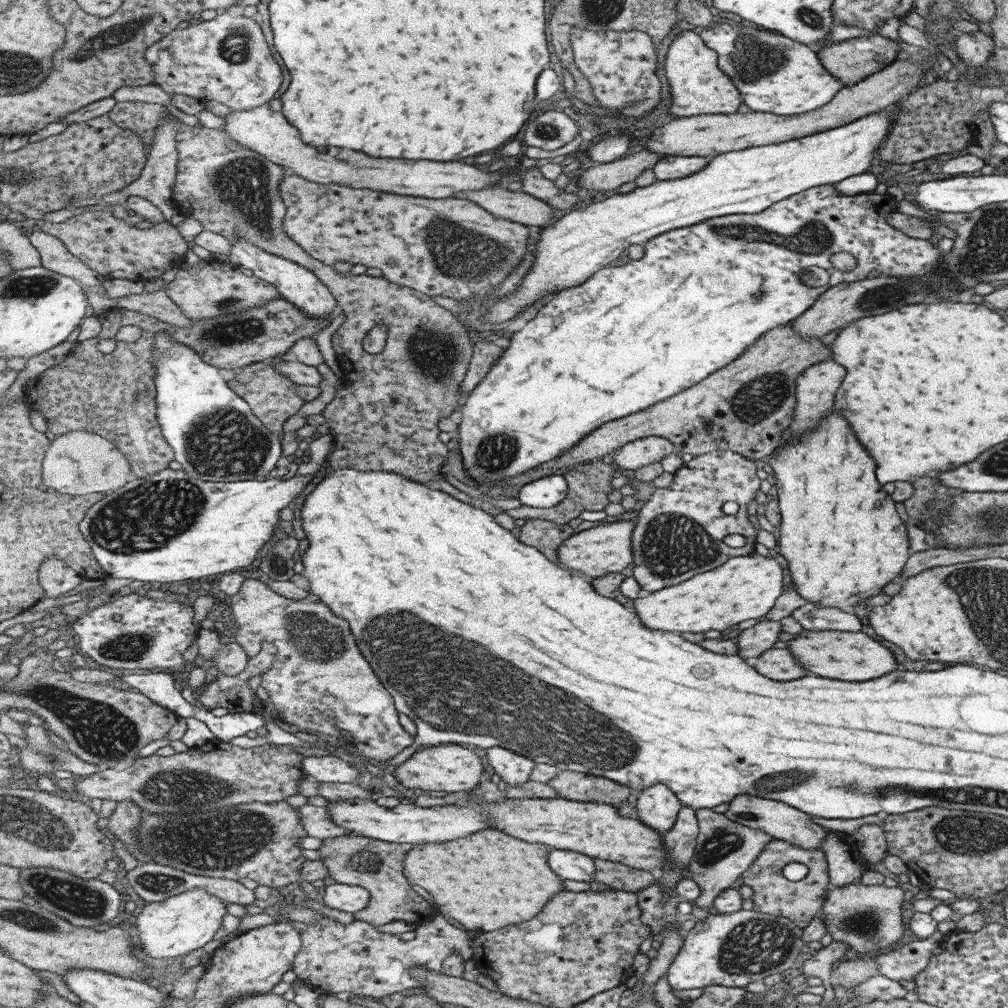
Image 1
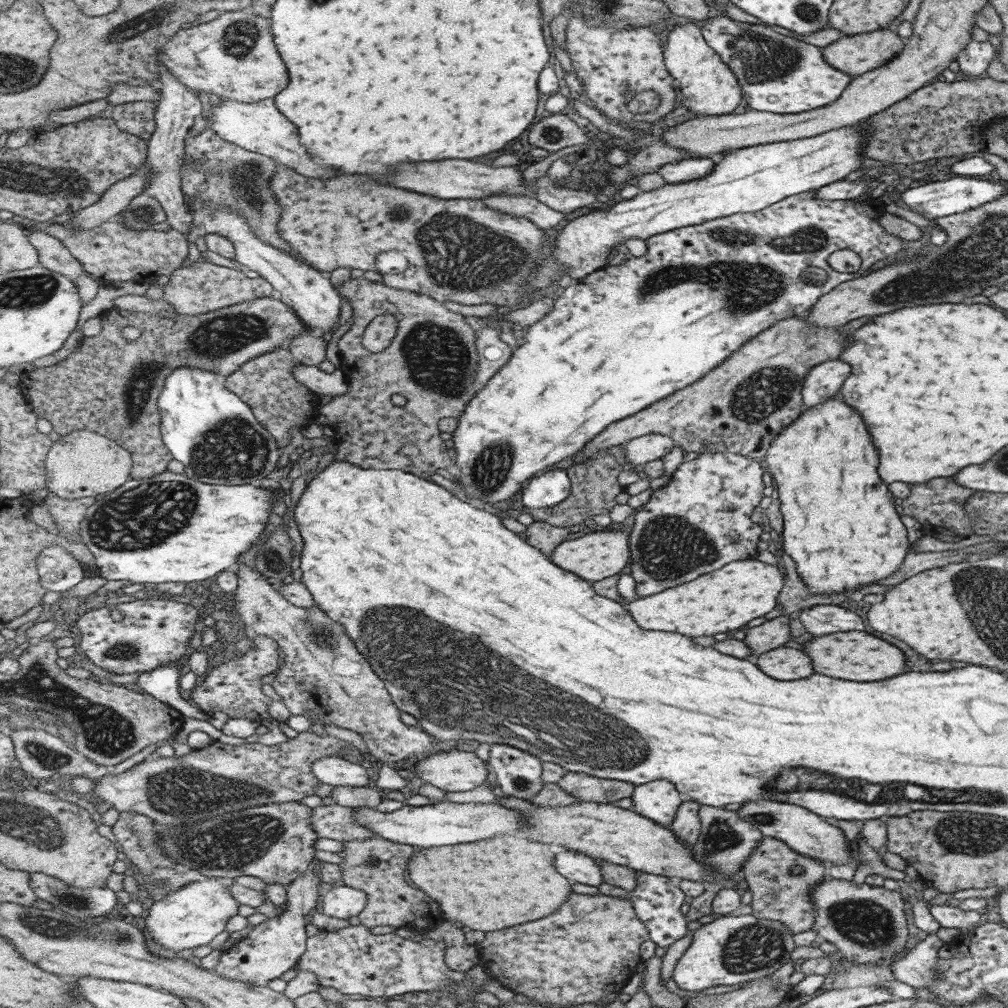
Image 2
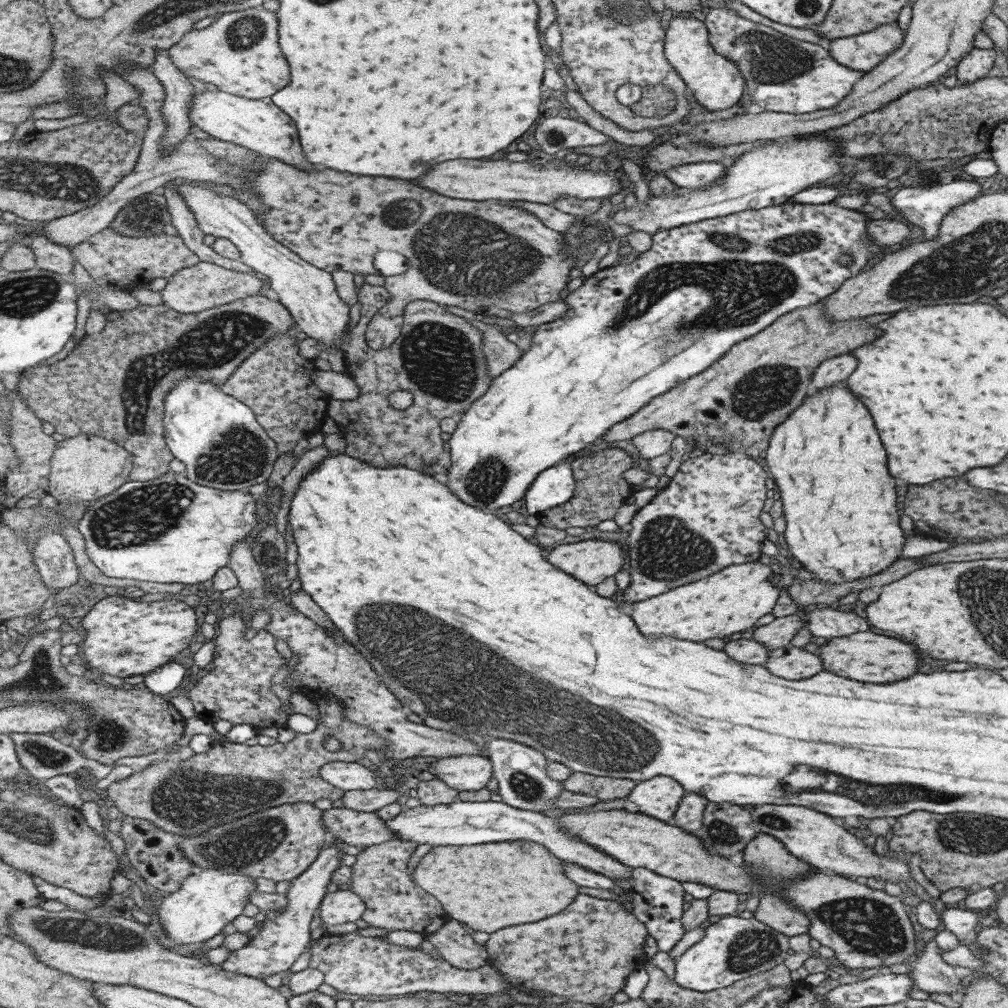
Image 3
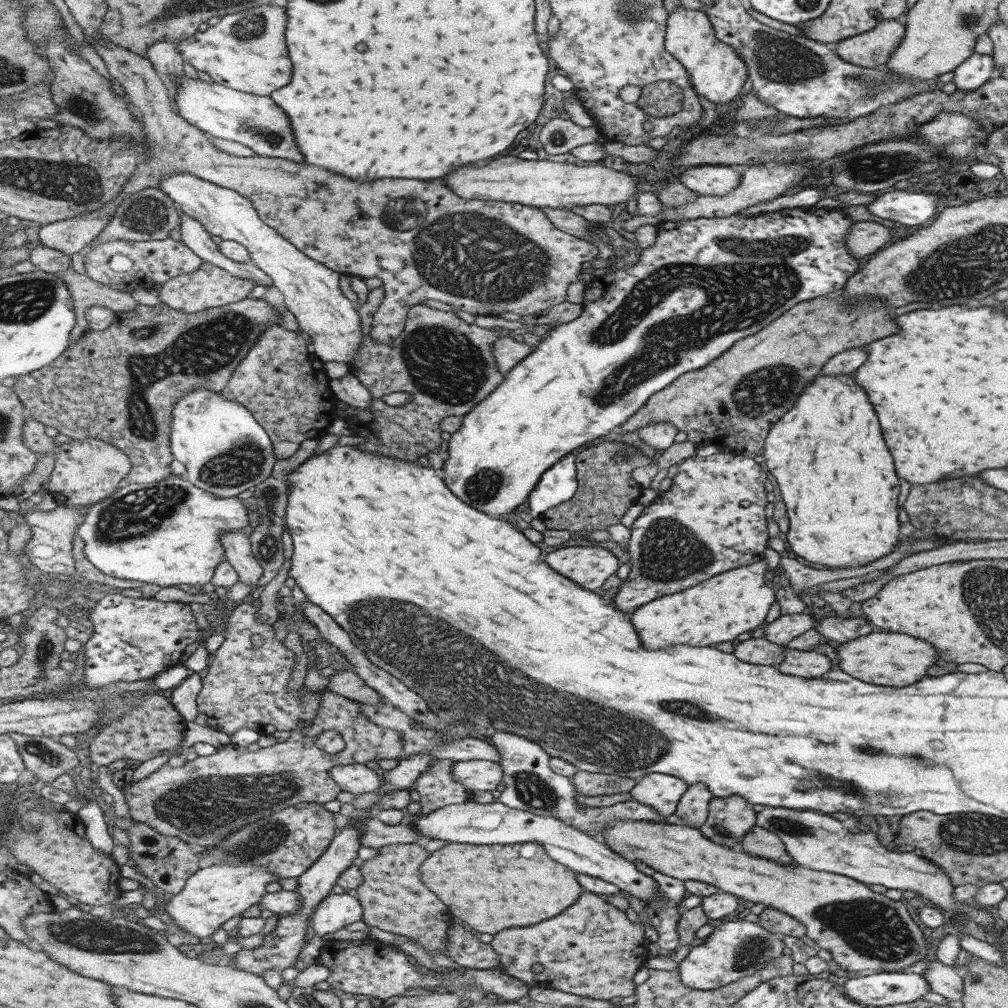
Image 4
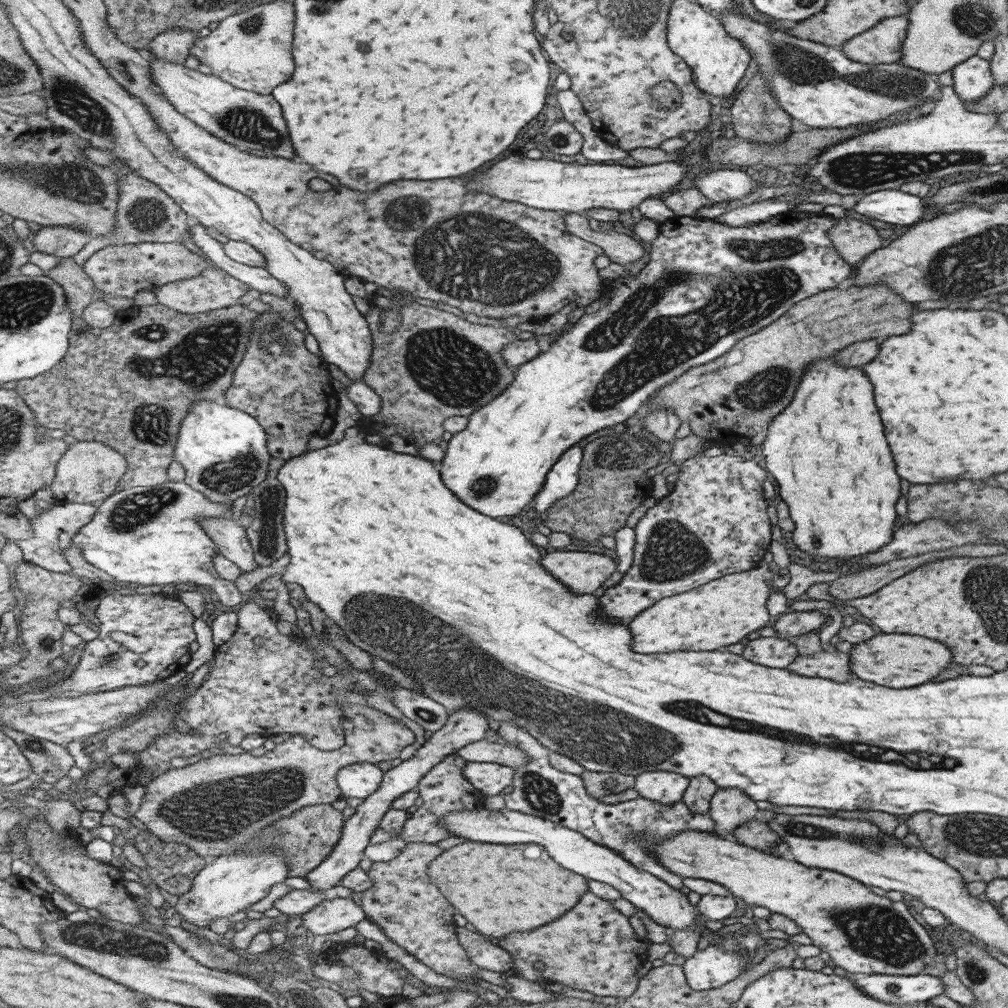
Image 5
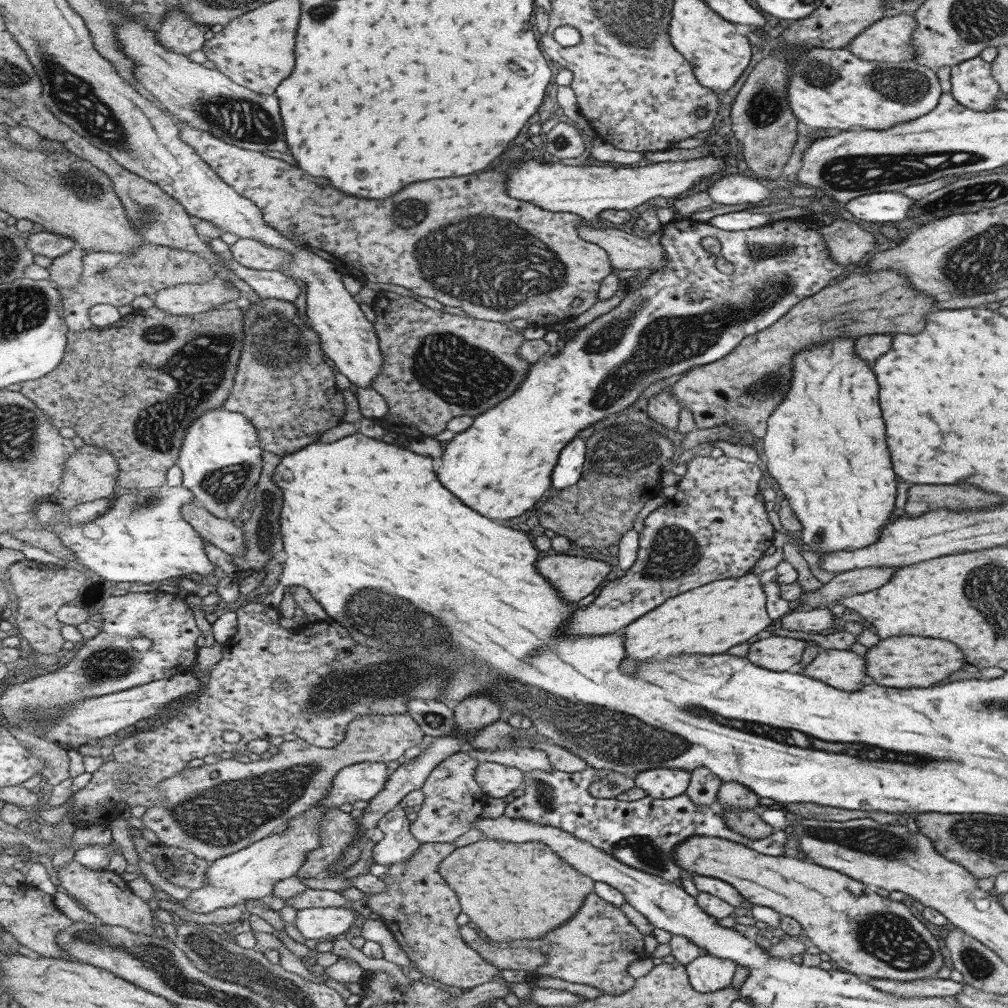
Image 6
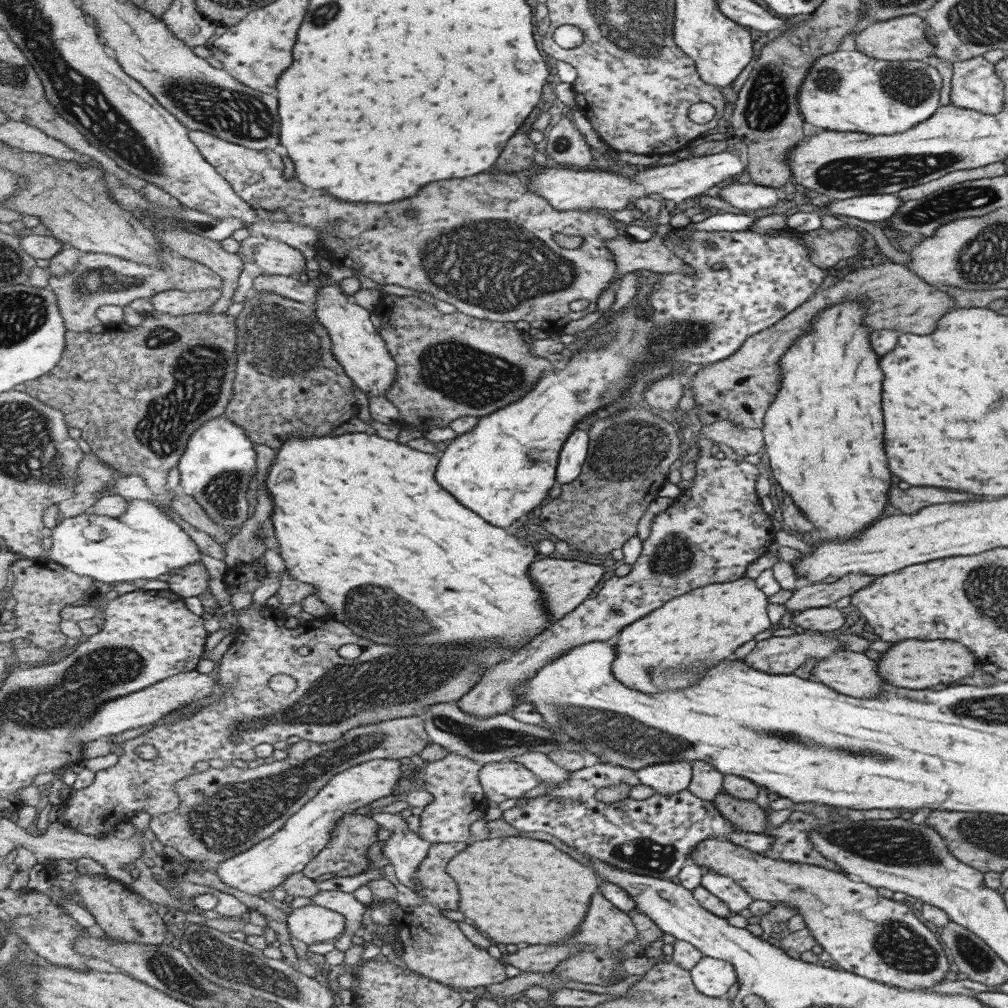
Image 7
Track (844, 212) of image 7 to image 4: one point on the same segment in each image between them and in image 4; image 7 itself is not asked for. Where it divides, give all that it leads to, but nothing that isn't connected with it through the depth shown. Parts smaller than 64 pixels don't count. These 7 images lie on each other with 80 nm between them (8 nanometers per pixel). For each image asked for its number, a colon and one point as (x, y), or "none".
4: (916, 209)
5: (894, 207)
6: (882, 207)

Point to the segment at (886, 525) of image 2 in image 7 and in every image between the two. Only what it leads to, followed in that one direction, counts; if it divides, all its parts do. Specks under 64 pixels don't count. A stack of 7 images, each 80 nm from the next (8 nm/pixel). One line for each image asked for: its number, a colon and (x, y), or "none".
3: (841, 524)
4: (839, 489)
5: (837, 480)
6: (837, 479)
7: (822, 433)

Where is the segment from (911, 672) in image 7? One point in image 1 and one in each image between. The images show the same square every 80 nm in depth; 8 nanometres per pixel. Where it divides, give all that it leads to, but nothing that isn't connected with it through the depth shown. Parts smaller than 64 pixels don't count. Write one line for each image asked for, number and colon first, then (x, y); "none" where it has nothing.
1: (852, 656)
2: (853, 655)
3: (865, 656)
4: (884, 659)
5: (893, 660)
6: (899, 661)

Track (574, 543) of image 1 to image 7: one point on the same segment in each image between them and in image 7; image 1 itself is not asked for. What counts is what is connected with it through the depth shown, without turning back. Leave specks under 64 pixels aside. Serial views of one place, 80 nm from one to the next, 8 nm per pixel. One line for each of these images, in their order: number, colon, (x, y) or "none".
2: (598, 555)
3: (593, 561)
4: (589, 566)
5: (583, 572)
6: (574, 577)
7: (565, 583)

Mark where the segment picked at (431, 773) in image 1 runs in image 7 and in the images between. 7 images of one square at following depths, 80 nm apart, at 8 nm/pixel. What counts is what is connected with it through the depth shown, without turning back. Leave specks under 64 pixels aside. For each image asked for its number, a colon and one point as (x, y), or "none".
2: (455, 771)
3: (464, 772)
4: (476, 775)
5: (490, 778)
6: (497, 780)
7: (502, 780)

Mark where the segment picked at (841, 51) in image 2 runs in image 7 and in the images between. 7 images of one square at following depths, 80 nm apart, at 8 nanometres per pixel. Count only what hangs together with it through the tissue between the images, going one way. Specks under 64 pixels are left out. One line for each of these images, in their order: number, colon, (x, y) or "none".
3: (862, 52)
4: (871, 48)
5: (881, 44)
6: (888, 39)
7: (903, 37)

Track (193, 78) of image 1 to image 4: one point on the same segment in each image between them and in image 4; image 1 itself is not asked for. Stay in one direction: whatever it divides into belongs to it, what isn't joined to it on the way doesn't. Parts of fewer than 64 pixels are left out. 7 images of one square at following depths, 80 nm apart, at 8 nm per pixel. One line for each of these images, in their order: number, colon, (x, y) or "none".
2: (233, 57)
3: (234, 54)
4: (248, 50)

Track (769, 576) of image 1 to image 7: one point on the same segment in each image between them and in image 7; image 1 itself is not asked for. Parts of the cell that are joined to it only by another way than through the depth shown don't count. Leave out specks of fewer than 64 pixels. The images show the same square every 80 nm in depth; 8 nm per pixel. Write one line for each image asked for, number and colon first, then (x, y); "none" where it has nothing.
2: (718, 602)
3: (731, 601)
4: (736, 601)
5: (722, 612)
6: (712, 619)
7: (652, 653)

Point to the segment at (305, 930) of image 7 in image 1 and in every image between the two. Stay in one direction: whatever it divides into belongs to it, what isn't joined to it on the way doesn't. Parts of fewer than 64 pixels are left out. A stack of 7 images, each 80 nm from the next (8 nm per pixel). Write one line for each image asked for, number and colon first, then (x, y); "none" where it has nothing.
1: (349, 898)
2: (341, 901)
3: (341, 906)
4: (336, 911)
5: (333, 915)
6: (330, 923)

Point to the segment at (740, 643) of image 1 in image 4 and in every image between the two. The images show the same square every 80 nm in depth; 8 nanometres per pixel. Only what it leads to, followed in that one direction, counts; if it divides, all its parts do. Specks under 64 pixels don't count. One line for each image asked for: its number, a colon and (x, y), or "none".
2: (773, 633)
3: (777, 634)
4: (779, 632)

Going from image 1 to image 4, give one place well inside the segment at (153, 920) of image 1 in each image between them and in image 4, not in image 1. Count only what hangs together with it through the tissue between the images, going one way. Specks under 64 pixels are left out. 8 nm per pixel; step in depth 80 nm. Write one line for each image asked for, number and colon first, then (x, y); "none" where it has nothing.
2: (191, 917)
3: (198, 911)
4: (213, 895)

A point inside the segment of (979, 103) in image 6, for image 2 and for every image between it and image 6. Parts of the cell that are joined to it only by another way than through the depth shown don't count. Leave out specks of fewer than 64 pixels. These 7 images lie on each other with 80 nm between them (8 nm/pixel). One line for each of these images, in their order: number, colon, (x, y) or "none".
2: (974, 58)
3: (977, 62)
4: (975, 69)
5: (971, 78)

